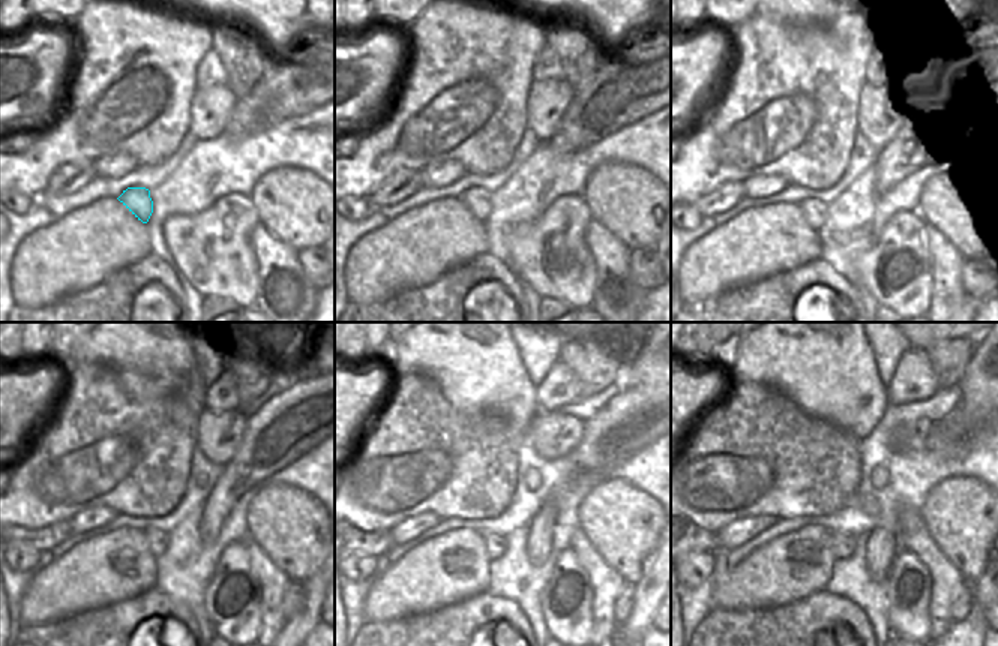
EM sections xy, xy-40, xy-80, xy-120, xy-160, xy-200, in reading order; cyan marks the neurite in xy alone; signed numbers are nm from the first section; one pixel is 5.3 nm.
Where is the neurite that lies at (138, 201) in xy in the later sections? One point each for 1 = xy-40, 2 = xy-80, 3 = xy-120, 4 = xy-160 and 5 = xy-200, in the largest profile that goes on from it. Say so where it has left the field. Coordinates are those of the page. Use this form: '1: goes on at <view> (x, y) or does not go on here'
1: goes on at xy-40 (476, 200)
2: goes on at xy-80 (815, 210)
3: goes on at xy-120 (158, 540)
4: goes on at xy-160 (495, 544)
5: goes on at xy-200 (842, 544)

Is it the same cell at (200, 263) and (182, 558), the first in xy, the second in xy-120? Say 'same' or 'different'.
different

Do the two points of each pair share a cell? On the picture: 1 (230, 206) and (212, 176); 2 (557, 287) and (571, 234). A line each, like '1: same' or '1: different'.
1: different
2: same

